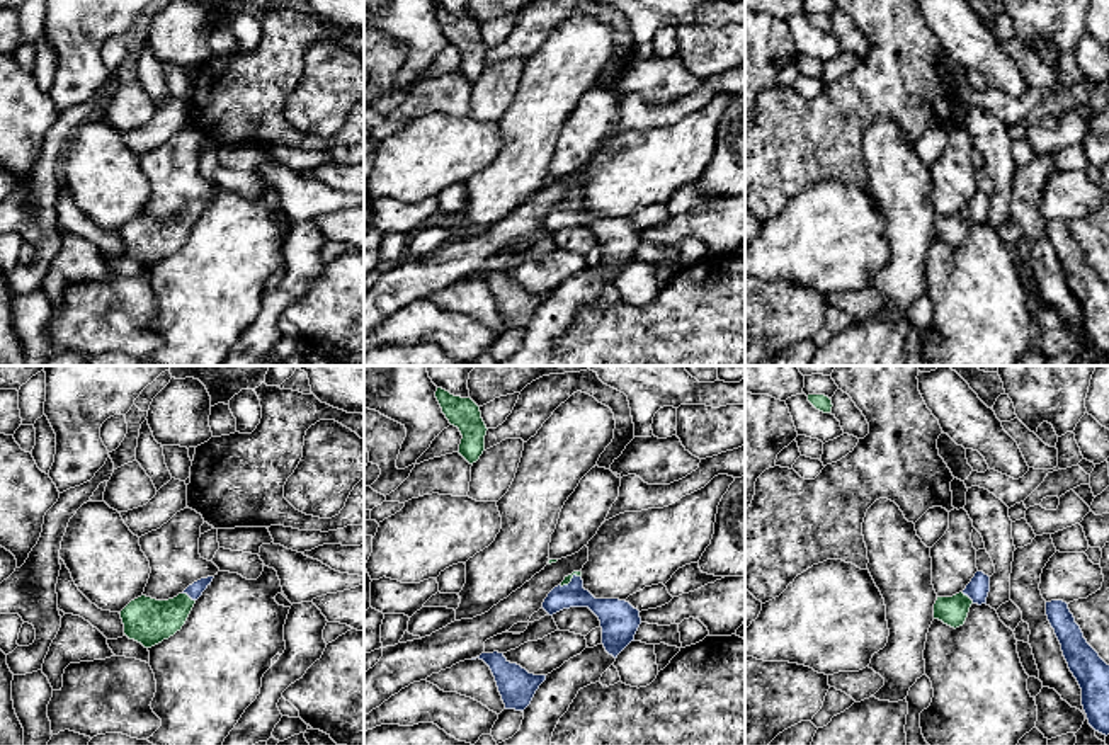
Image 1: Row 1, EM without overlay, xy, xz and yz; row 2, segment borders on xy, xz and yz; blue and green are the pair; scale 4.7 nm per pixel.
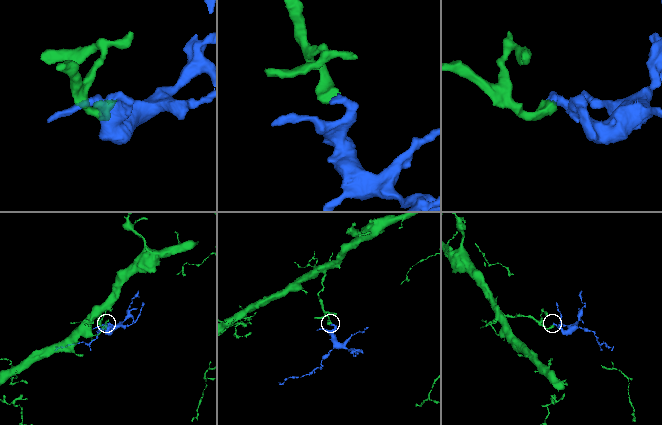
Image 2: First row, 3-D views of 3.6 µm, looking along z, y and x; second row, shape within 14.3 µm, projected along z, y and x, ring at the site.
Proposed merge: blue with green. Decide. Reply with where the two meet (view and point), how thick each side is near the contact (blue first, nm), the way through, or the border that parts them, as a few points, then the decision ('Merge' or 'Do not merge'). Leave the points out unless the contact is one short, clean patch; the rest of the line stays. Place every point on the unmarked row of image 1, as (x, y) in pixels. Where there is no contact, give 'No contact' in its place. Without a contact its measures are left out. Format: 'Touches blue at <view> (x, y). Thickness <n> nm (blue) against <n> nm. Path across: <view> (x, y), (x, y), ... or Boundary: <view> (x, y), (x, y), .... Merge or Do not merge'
Touches blue at xy (189, 215). Thickness 70 nm (blue) against 220 nm. Path across: xy (194, 210), (189, 215), (169, 235), (148, 240). Merge

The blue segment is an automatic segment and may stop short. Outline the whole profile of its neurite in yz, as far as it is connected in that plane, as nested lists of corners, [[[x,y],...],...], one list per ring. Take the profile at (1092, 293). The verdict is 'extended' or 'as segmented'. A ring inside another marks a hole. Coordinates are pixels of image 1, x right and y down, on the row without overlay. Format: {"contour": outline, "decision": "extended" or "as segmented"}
{"contour": [[[1063,219],[1046,221],[1046,235],[1061,264],[1070,291],[1082,308],[1082,325],[1089,344],[1109,354],[1109,284],[1087,262],[1075,242],[1068,223]]], "decision": "as segmented"}

